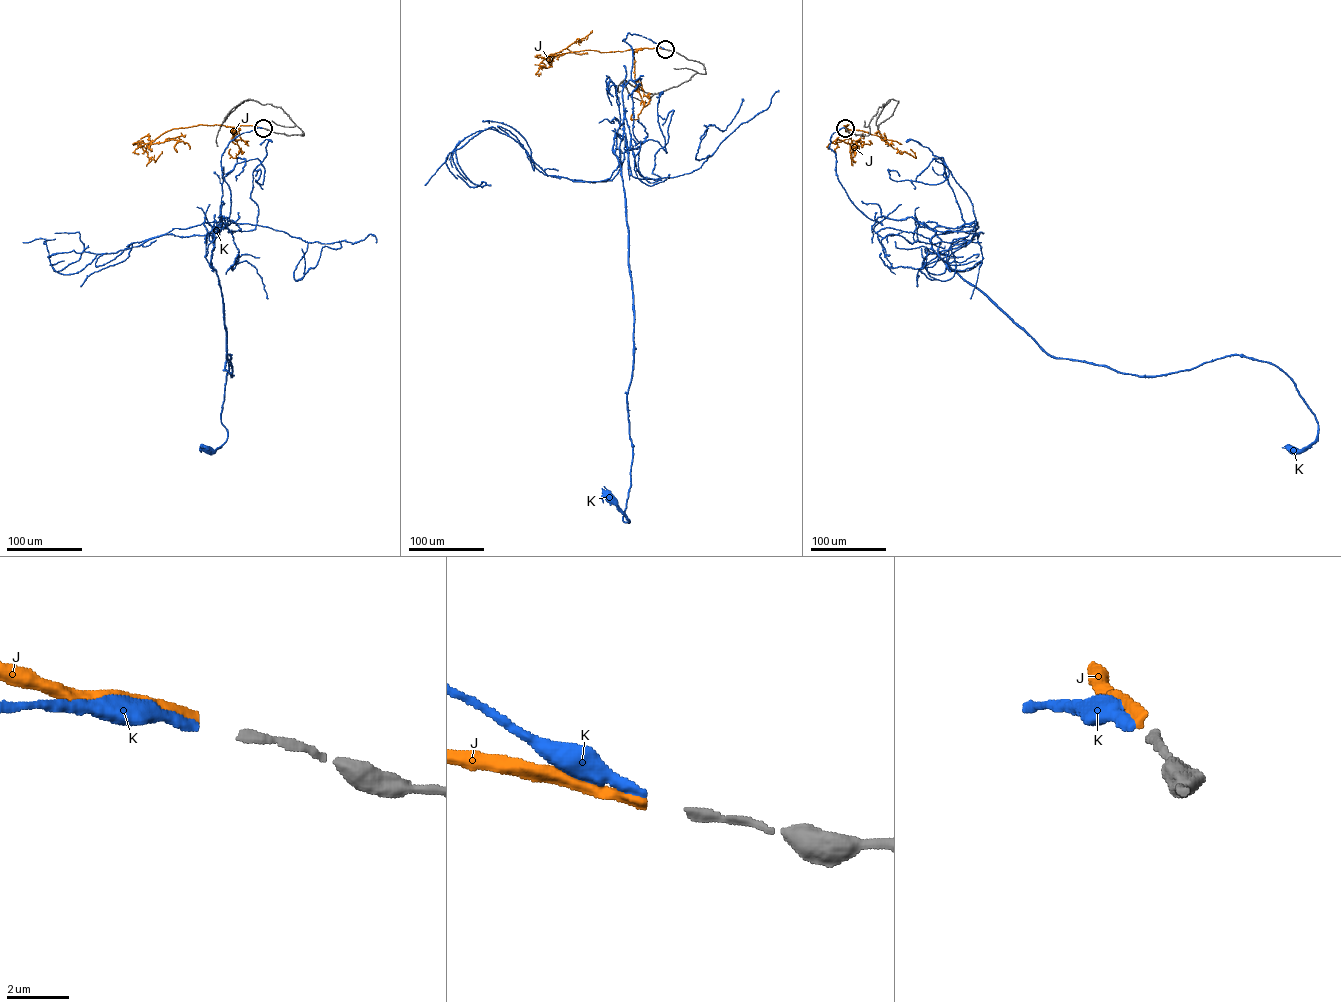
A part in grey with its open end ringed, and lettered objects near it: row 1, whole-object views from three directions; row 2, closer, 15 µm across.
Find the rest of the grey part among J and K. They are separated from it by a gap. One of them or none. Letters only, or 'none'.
K

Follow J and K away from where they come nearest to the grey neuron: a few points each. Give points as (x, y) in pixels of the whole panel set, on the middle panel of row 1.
J: (664, 49), (604, 52), (583, 50), (553, 56), (591, 32)
K: (664, 49), (623, 40), (632, 64), (613, 150), (634, 317), (629, 521), (609, 496)

